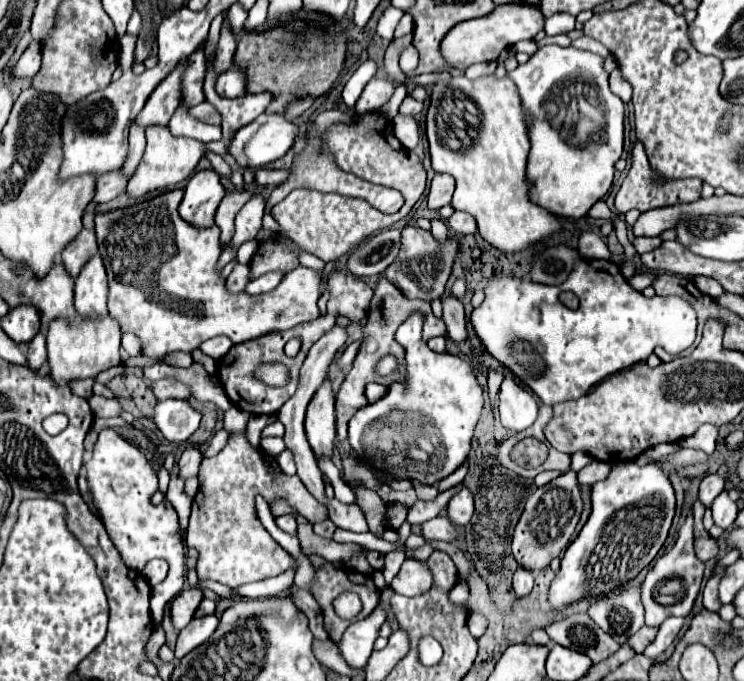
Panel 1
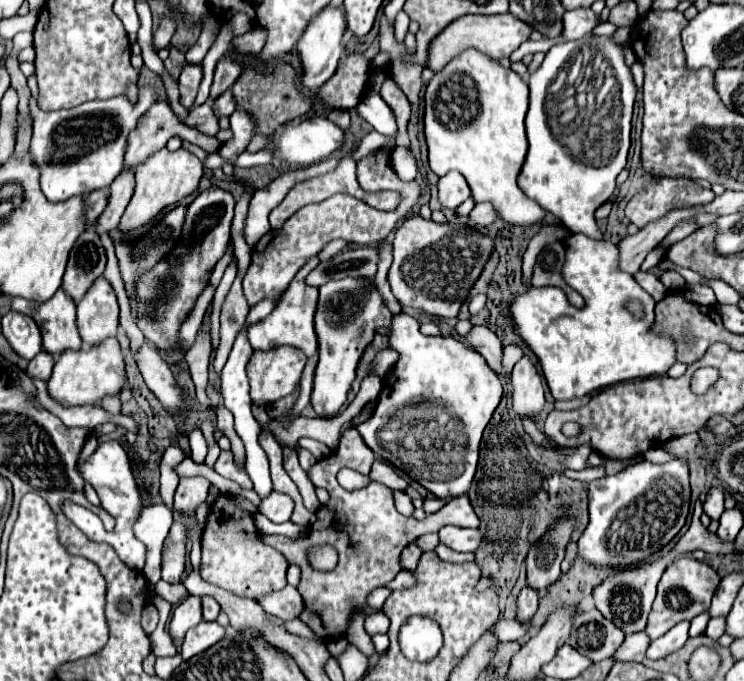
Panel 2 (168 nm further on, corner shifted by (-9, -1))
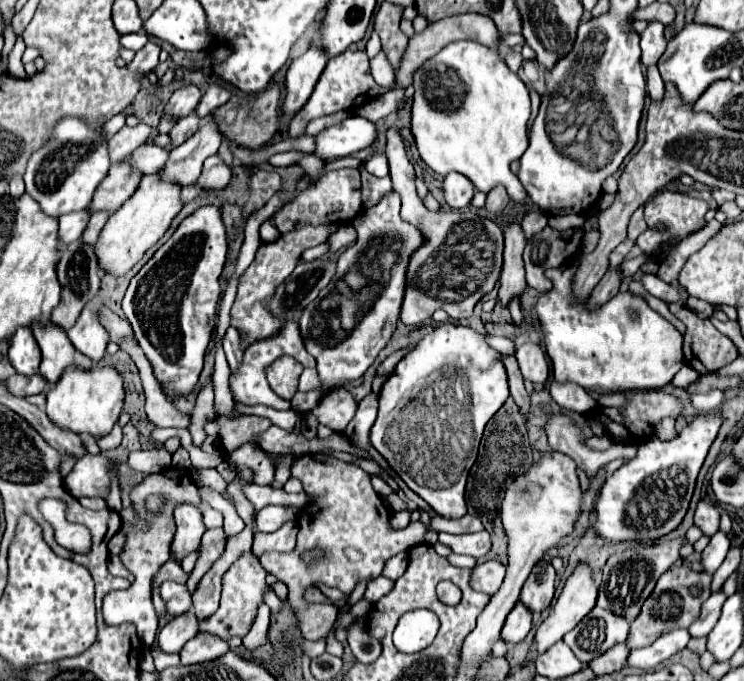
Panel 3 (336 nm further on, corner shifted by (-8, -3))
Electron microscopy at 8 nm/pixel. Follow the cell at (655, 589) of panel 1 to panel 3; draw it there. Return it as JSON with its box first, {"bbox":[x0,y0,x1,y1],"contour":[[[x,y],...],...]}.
{"bbox":[628,565,712,649],"contour":[[[686,565],[680,567],[670,567],[656,583],[652,595],[646,599],[642,605],[642,613],[638,619],[632,621],[630,625],[630,635],[628,635],[628,647],[638,649],[652,645],[662,633],[668,633],[672,629],[680,627],[690,627],[690,623],[700,615],[700,605],[710,597],[710,579],[712,575],[706,571],[692,571]]]}

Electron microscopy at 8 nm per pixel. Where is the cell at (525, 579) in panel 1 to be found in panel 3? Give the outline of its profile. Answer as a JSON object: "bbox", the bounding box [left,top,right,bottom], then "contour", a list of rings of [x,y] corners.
{"bbox":[502,603,532,643],"contour":[[[516,603],[510,615],[506,617],[504,629],[502,629],[502,639],[506,643],[520,643],[532,627],[532,611],[524,603]]]}

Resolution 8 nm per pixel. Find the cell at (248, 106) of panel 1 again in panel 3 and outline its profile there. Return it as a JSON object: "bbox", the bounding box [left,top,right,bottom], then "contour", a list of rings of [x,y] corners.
{"bbox":[198,155,232,189],"contour":[[[212,155],[204,161],[204,169],[198,183],[202,185],[202,189],[220,189],[228,185],[230,177],[232,177],[232,167],[228,167],[220,155]]]}

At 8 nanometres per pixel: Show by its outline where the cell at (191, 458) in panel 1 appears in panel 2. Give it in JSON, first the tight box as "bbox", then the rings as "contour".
{"bbox":[175,477,209,517],"contour":[[[205,477],[181,479],[175,491],[175,511],[185,517],[195,515],[195,509],[207,499],[207,491],[209,491],[209,481]]]}

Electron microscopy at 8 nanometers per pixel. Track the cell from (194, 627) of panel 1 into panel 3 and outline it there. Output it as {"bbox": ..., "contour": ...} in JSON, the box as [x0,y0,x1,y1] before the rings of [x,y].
{"bbox":[180,631,228,665],"contour":[[[200,631],[194,639],[190,639],[182,647],[180,657],[182,657],[182,665],[194,665],[194,663],[204,663],[204,661],[218,659],[226,651],[228,651],[228,645],[226,645],[224,639],[218,639],[216,635]]]}

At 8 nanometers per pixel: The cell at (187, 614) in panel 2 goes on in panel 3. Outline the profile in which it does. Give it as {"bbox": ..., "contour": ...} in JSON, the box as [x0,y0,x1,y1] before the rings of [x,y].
{"bbox":[158,611,198,653],"contour":[[[192,611],[182,617],[172,617],[158,633],[158,645],[166,653],[178,653],[188,639],[198,633],[198,619]]]}

